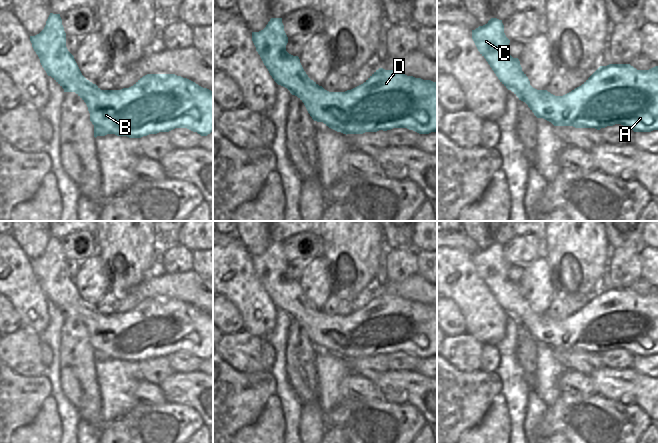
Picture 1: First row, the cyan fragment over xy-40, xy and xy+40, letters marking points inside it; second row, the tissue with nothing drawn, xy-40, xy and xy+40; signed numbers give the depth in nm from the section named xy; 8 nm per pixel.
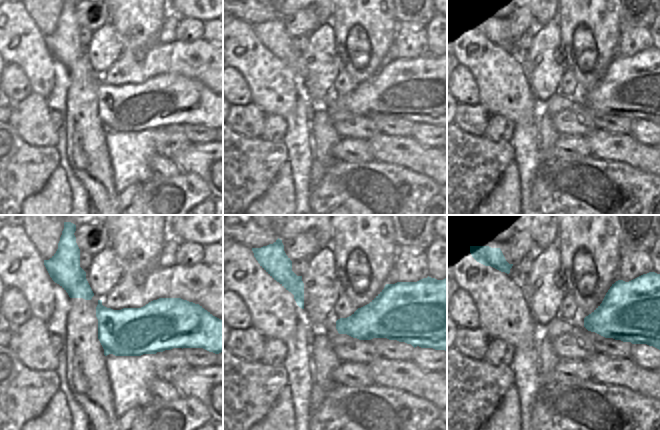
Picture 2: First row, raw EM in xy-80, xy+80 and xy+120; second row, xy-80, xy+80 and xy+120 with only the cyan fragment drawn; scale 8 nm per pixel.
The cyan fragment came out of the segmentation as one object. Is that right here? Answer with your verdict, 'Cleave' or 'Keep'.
Keep.

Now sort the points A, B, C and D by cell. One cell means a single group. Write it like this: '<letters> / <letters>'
A B C D

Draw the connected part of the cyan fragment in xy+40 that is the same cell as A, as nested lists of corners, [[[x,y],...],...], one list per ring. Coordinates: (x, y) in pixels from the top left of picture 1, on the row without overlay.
[[[491,242],[487,248],[472,254],[472,263],[500,306],[508,314],[511,314],[519,324],[525,326],[537,342],[543,342],[554,350],[573,350],[575,352],[600,354],[607,350],[621,348],[631,352],[634,356],[658,354],[658,290],[649,294],[637,294],[630,288],[600,290],[581,310],[563,320],[555,320],[547,314],[537,314],[530,309],[528,301],[522,295],[519,283],[513,282],[508,277],[510,264],[504,257],[502,244]]]

